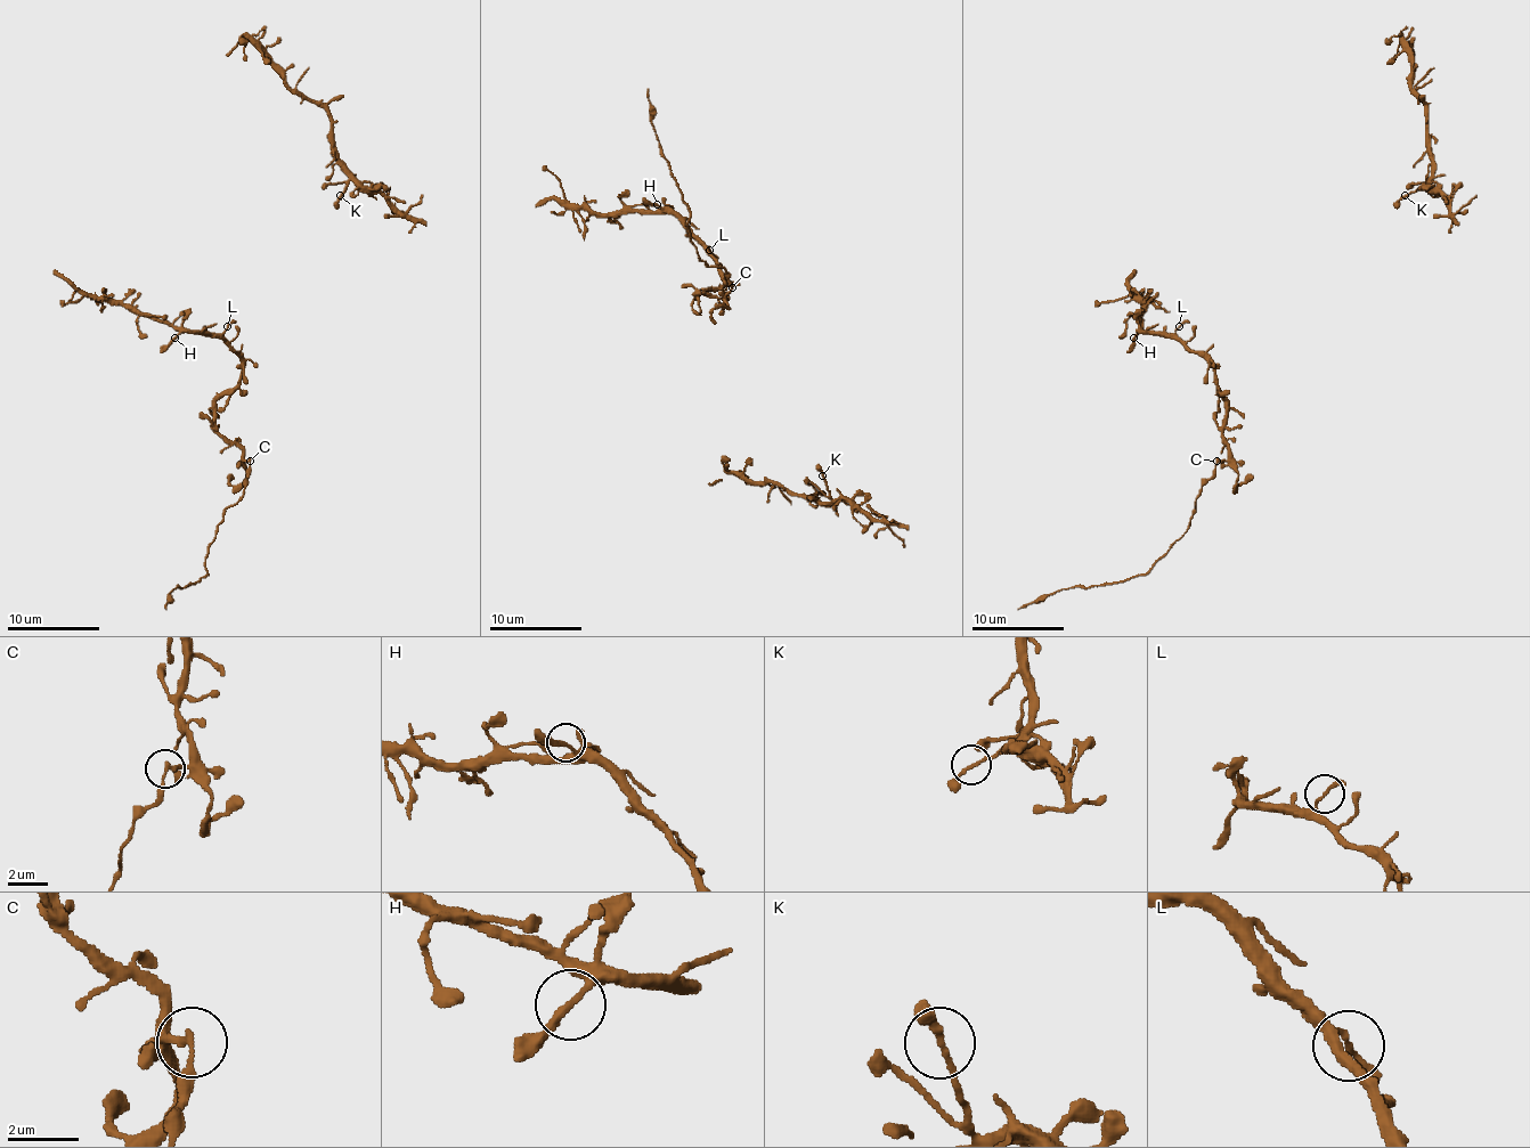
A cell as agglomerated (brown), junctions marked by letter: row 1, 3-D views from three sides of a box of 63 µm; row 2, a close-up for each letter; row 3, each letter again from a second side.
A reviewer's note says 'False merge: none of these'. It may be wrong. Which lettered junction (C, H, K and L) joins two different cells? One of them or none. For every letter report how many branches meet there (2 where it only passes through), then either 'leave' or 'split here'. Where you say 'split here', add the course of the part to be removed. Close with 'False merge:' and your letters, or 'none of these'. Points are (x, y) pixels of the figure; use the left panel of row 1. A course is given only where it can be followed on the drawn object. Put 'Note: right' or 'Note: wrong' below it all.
C: 2 | split here | (251, 462), (244, 494), (225, 510), (204, 561), (206, 575), (188, 586), (175, 588), (165, 609)
H: 2 | leave
K: 2 | leave
L: 2 | leave
False merge: C
Note: wrong

